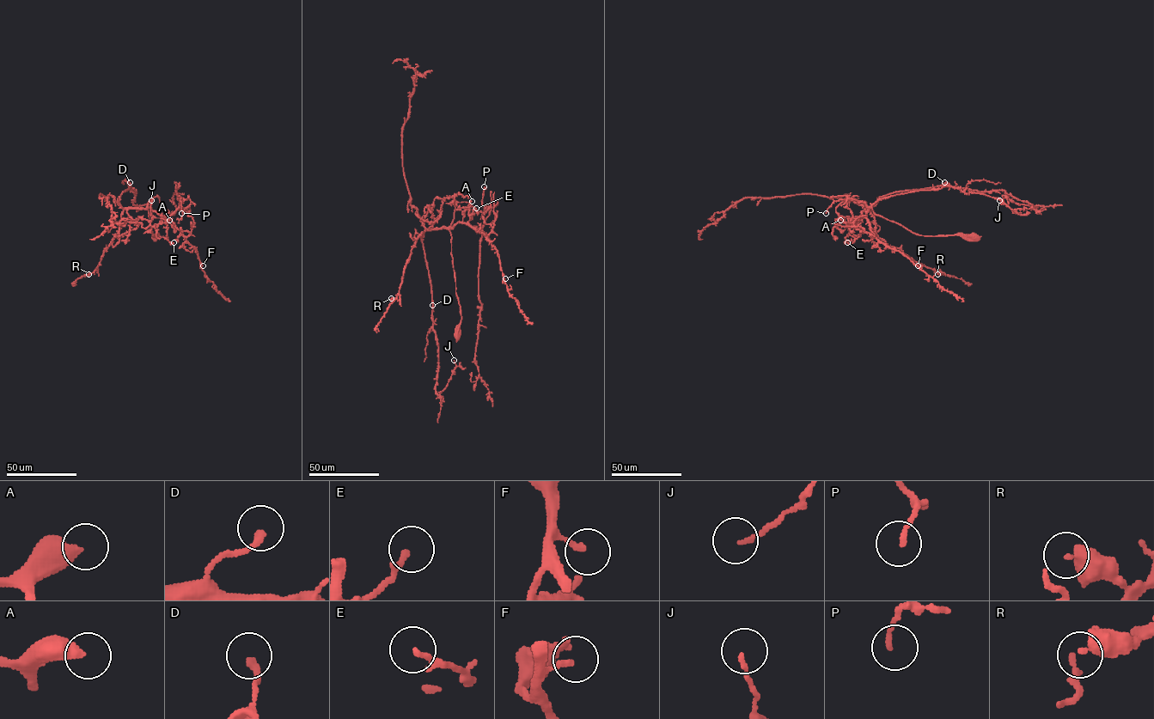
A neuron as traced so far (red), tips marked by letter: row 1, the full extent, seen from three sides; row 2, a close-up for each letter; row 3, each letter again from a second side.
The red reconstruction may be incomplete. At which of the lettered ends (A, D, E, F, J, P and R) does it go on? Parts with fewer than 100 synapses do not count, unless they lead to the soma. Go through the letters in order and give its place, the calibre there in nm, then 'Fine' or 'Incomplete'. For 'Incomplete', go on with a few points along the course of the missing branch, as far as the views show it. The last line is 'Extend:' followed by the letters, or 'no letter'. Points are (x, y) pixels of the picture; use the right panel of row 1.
A: Place: (840, 220). Thickness 480 nm. Incomplete. Course of what is missing: (840, 220), (845, 215), (853, 215), (866, 199), (875, 199)
D: Place: (944, 182). Thickness 200 nm. Fine
E: Place: (847, 242). Thickness 180 nm. Fine
F: Place: (918, 265). Thickness 160 nm. Fine
J: Place: (999, 200). Thickness 130 nm. Fine
P: Place: (826, 213). Thickness 140 nm. Fine
R: Place: (937, 274). Thickness 480 nm. Fine
Extend: A

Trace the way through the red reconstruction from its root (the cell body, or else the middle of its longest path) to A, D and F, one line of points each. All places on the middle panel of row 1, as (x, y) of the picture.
A: (458, 334), (461, 313), (455, 292), (449, 227), (454, 210), (453, 197), (459, 202), (472, 201)
D: (458, 334), (461, 313), (455, 292), (451, 234), (443, 228), (426, 229), (422, 238), (432, 305)
F: (458, 334), (461, 313), (455, 292), (449, 229), (462, 222), (485, 234), (497, 251), (500, 269), (505, 278)

